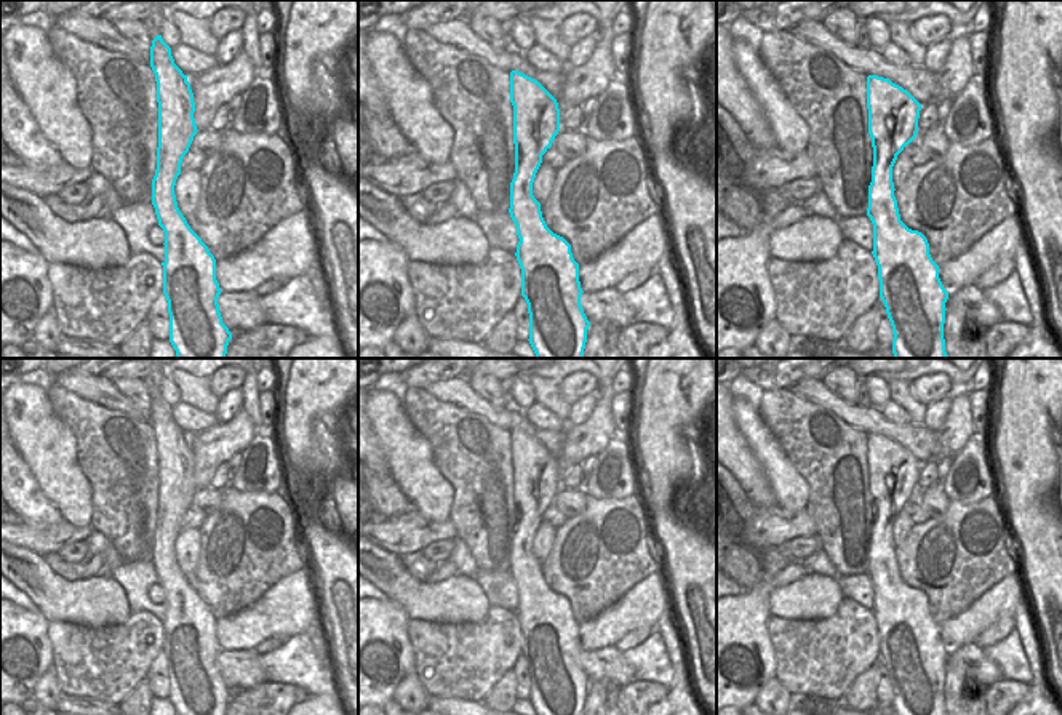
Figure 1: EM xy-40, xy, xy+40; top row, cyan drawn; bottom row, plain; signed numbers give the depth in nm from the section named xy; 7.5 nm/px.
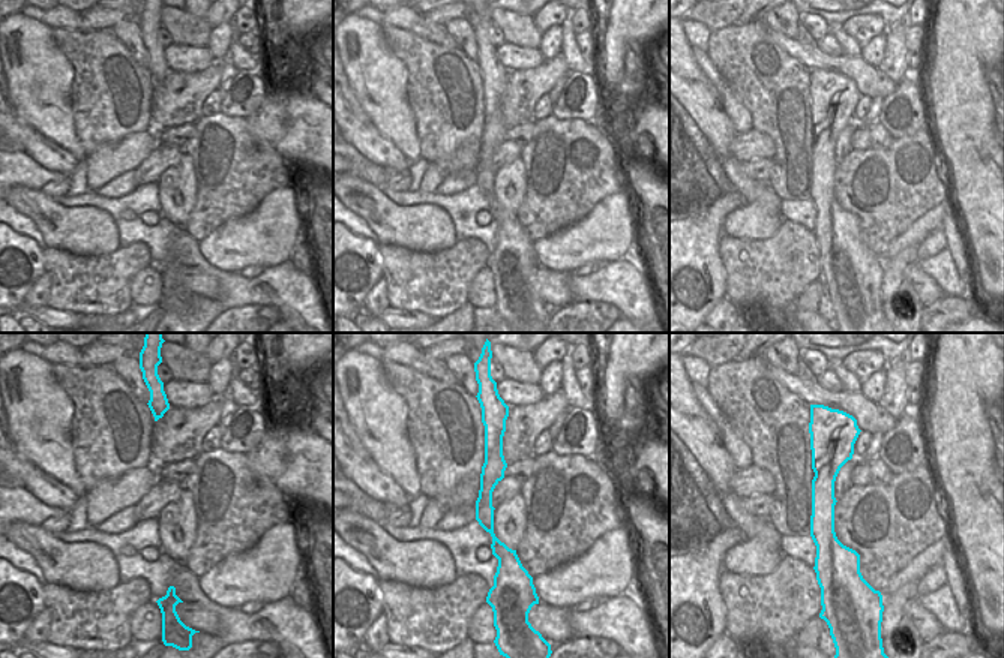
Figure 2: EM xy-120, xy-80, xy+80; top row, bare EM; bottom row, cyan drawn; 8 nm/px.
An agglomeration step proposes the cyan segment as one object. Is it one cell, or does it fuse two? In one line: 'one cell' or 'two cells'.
one cell

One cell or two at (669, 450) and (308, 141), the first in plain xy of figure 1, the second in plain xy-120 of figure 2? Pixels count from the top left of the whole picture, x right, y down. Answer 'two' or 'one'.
two

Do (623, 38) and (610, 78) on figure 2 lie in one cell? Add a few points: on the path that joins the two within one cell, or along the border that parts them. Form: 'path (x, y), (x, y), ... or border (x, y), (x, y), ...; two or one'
path (616, 48), (610, 68); one

